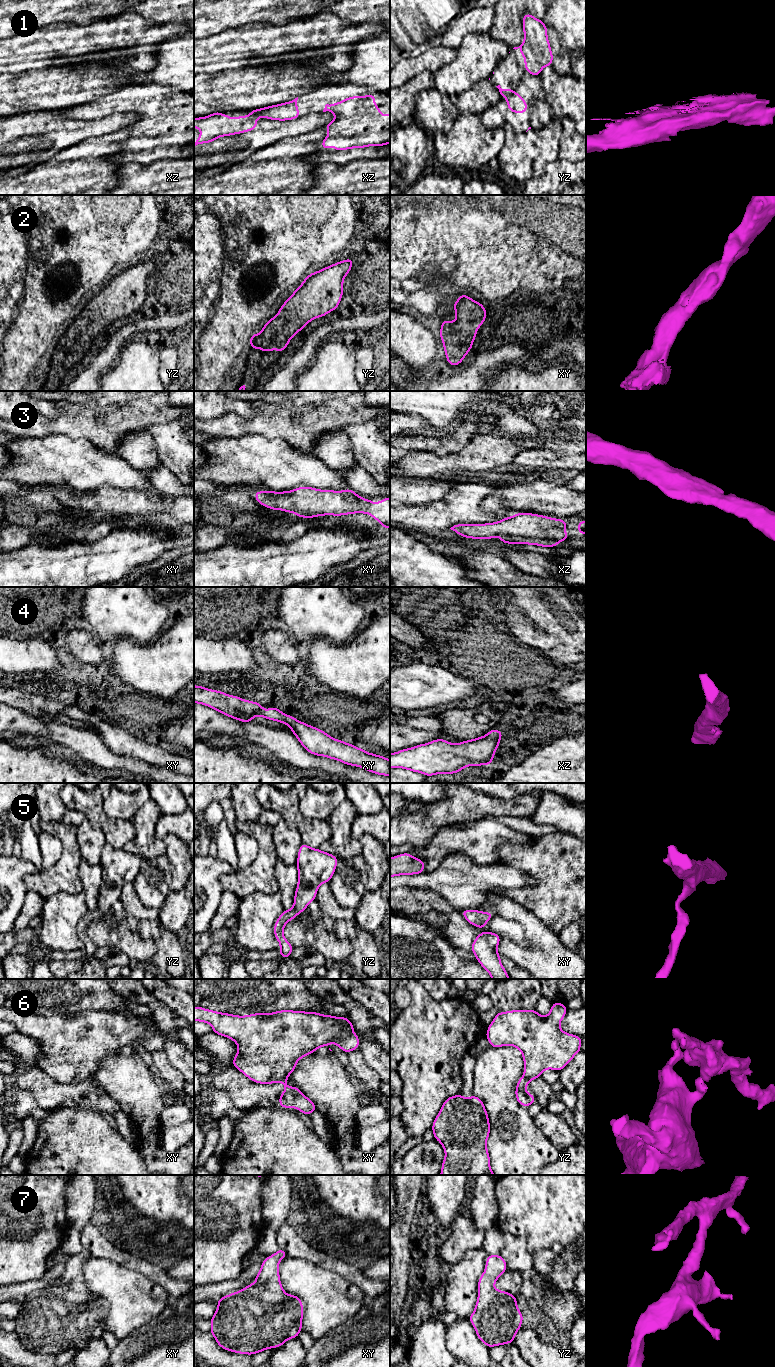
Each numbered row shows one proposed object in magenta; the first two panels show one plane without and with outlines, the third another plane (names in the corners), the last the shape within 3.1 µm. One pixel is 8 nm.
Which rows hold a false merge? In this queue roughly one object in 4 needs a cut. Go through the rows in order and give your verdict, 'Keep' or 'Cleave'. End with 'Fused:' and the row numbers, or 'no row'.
1: Cleave
2: Keep
3: Keep
4: Keep
5: Keep
6: Cleave
7: Keep
Fused: 1, 6

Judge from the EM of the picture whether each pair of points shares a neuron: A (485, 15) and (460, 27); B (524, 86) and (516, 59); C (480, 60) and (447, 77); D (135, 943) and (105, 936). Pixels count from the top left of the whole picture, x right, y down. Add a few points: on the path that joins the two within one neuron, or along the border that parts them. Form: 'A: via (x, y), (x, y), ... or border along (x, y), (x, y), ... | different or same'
A: via (479, 20), (466, 24) | same
B: border along (524, 72), (518, 85) | different
C: via (472, 64), (459, 76), (455, 77) | same
D: via (128, 941), (120, 936), (112, 936) | same

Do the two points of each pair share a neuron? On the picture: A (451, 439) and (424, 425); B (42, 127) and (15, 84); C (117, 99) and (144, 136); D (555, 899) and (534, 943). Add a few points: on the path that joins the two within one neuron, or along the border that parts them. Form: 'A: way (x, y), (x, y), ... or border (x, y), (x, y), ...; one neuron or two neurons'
A: border (458, 418), (441, 433), (418, 433); two neurons
B: border (52, 110), (24, 107), (10, 117); two neurons
C: way (129, 99), (144, 114), (144, 124); one neuron
D: border (525, 907), (556, 934); two neurons

